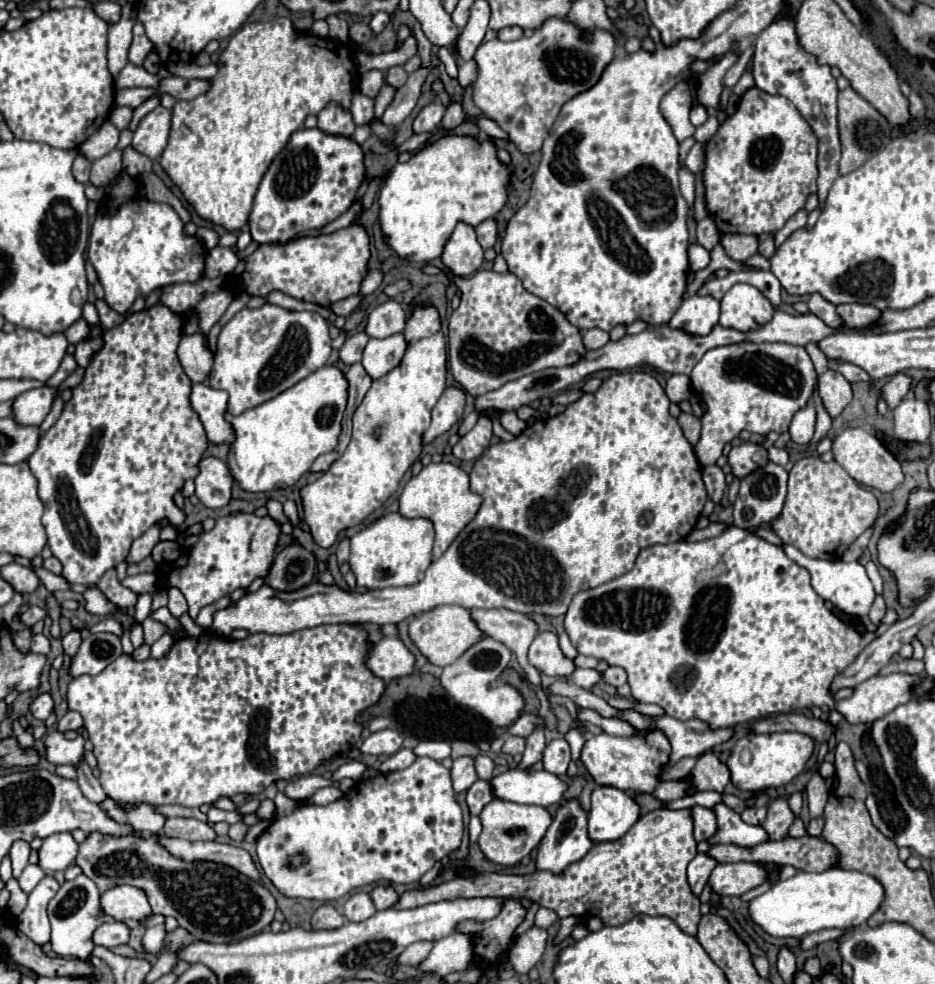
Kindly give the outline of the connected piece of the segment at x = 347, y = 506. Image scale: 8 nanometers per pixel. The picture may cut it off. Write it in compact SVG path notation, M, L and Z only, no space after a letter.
M417 307L405 327L407 353L393 371L375 379L353 415L351 443L345 453L315 481L299 489L305 523L315 543L329 549L341 531L365 521L399 487L407 469L419 459L431 409L445 389L447 341L435 307Z

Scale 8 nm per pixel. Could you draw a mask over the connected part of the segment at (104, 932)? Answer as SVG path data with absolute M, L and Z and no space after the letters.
M111 921L111 923L103 923L97 929L97 935L93 935L93 939L97 939L97 945L111 949L117 945L125 945L129 941L129 933L131 933L131 929L125 923Z

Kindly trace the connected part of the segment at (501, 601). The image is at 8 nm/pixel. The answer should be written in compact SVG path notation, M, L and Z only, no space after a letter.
M615 373L603 381L599 391L585 393L563 413L545 423L535 421L513 441L487 447L475 461L469 479L471 491L483 499L481 509L445 555L429 565L425 579L417 585L367 593L347 593L337 585L327 587L323 583L311 583L293 593L279 593L263 585L235 601L235 605L215 611L211 633L229 637L235 629L247 629L249 633L283 635L325 623L385 625L399 623L409 615L419 615L445 603L465 609L503 607L525 615L563 615L575 593L593 589L631 571L641 549L685 539L707 501L695 451L677 425L677 419L669 415L669 399L663 387L647 373Z

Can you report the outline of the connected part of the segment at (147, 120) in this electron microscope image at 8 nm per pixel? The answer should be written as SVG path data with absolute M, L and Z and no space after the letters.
M155 107L139 121L137 129L133 131L133 149L141 151L149 159L161 157L163 149L167 147L169 127L171 111L167 111L165 107Z

